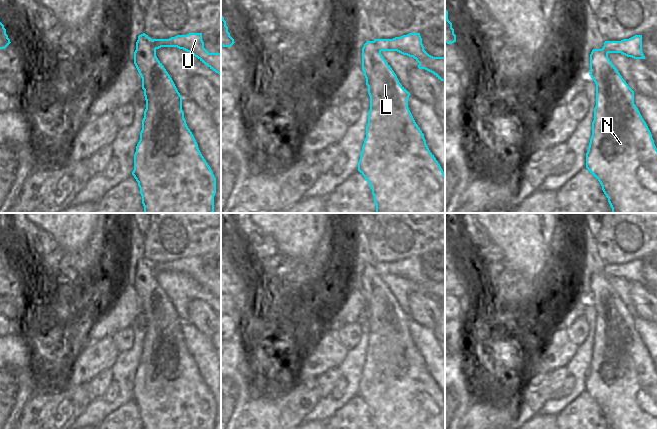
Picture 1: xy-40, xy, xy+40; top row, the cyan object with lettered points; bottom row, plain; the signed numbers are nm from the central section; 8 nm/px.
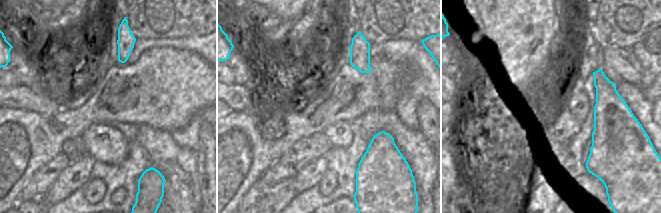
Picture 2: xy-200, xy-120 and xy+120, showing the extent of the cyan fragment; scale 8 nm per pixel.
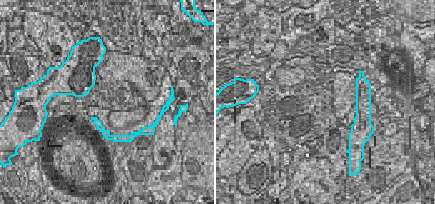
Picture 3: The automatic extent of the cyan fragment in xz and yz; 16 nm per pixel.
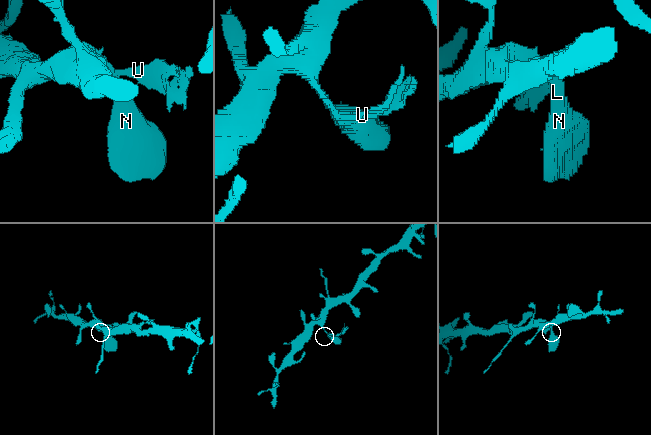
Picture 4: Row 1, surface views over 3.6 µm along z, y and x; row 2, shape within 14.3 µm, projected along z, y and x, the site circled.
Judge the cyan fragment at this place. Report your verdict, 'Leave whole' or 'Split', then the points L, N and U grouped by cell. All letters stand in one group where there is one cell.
Split. Groups: L N / U.

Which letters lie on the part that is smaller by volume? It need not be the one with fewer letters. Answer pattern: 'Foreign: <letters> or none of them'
Foreign: U.

